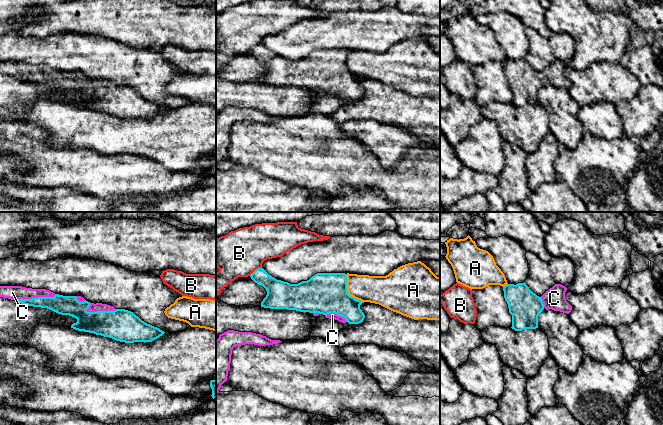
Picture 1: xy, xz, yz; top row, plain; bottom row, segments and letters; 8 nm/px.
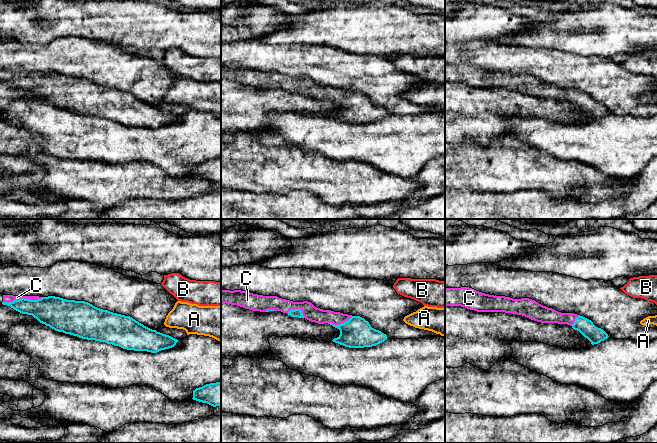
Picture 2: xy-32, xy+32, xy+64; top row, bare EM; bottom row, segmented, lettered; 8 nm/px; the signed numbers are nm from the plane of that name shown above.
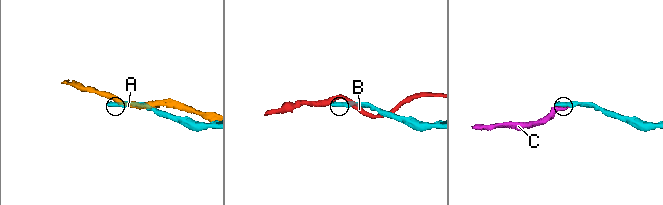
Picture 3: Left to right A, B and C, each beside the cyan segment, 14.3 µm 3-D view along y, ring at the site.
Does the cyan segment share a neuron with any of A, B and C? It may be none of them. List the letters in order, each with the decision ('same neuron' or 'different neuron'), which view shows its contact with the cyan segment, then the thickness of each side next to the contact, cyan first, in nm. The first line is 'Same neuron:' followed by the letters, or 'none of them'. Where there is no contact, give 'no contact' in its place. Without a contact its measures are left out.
Same neuron: C
A: different neuron | xz | 340/220 nm
B: different neuron | xz | 180/360 nm
C: same neuron | xy | 160/110 nm

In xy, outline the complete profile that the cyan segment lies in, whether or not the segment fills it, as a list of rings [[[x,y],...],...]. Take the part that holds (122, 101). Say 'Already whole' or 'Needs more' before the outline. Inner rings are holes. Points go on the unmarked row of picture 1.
Needs more. [[[0,62],[0,73],[72,92],[77,98],[71,104],[120,118],[152,118],[165,109],[145,99],[131,87],[115,85],[102,79],[90,79],[81,72],[63,72],[46,65],[22,62]]]

